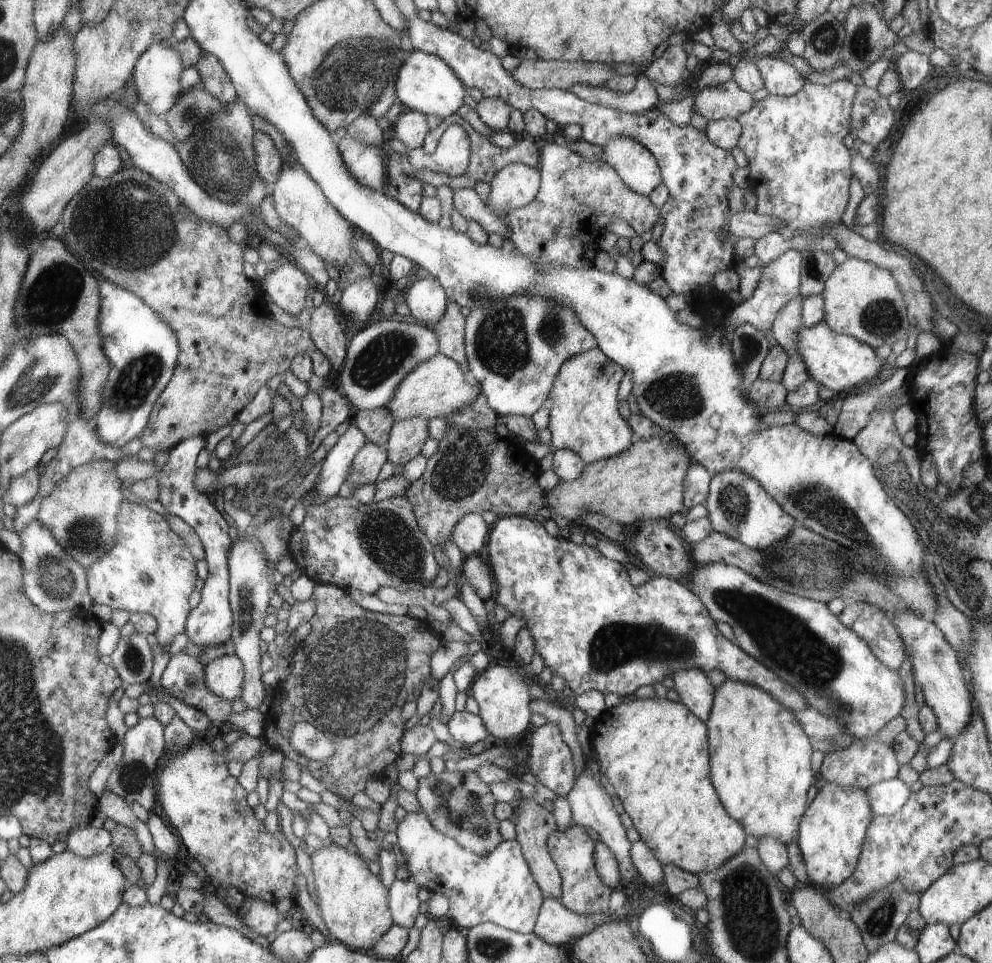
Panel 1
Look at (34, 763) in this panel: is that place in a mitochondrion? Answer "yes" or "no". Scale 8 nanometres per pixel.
yes

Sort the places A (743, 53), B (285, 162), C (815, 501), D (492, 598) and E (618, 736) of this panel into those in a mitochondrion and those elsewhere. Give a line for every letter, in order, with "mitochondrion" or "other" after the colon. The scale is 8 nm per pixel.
A: other
B: other
C: mitochondrion
D: other
E: other

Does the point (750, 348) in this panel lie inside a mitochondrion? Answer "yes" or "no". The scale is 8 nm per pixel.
yes

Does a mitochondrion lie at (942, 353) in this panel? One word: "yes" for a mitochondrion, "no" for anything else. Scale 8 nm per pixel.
no

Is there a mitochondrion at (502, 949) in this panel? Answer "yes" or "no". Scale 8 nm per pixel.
yes

